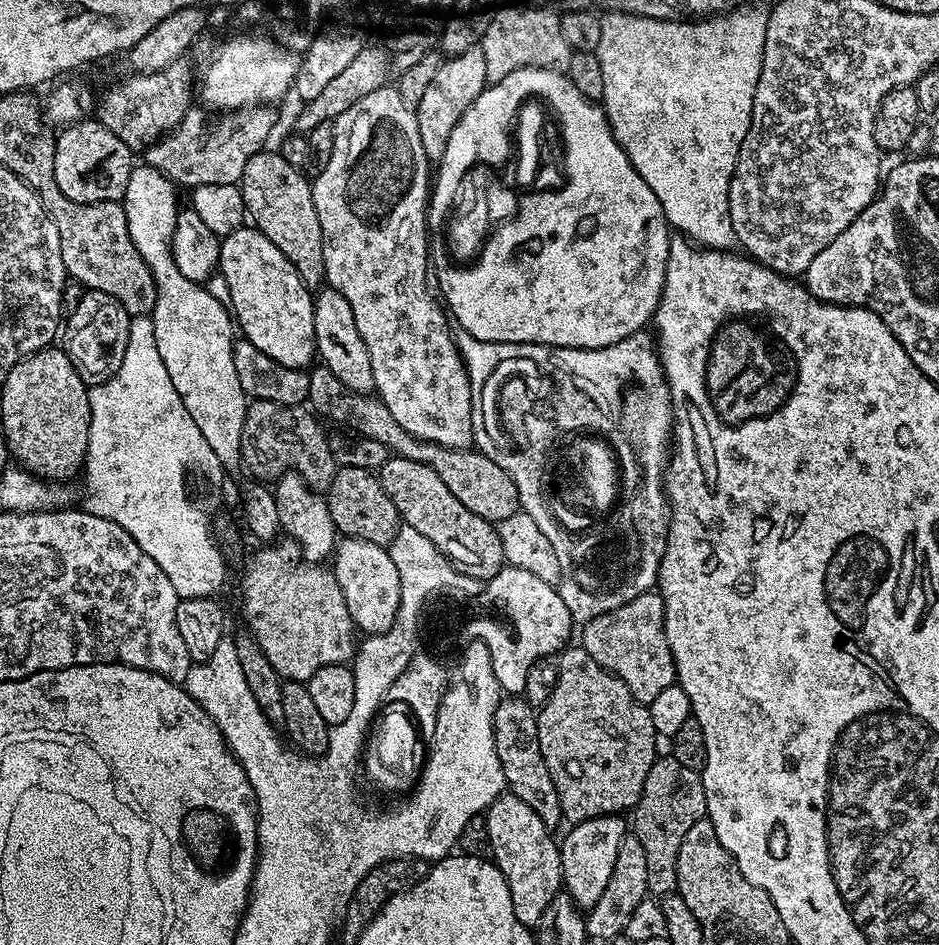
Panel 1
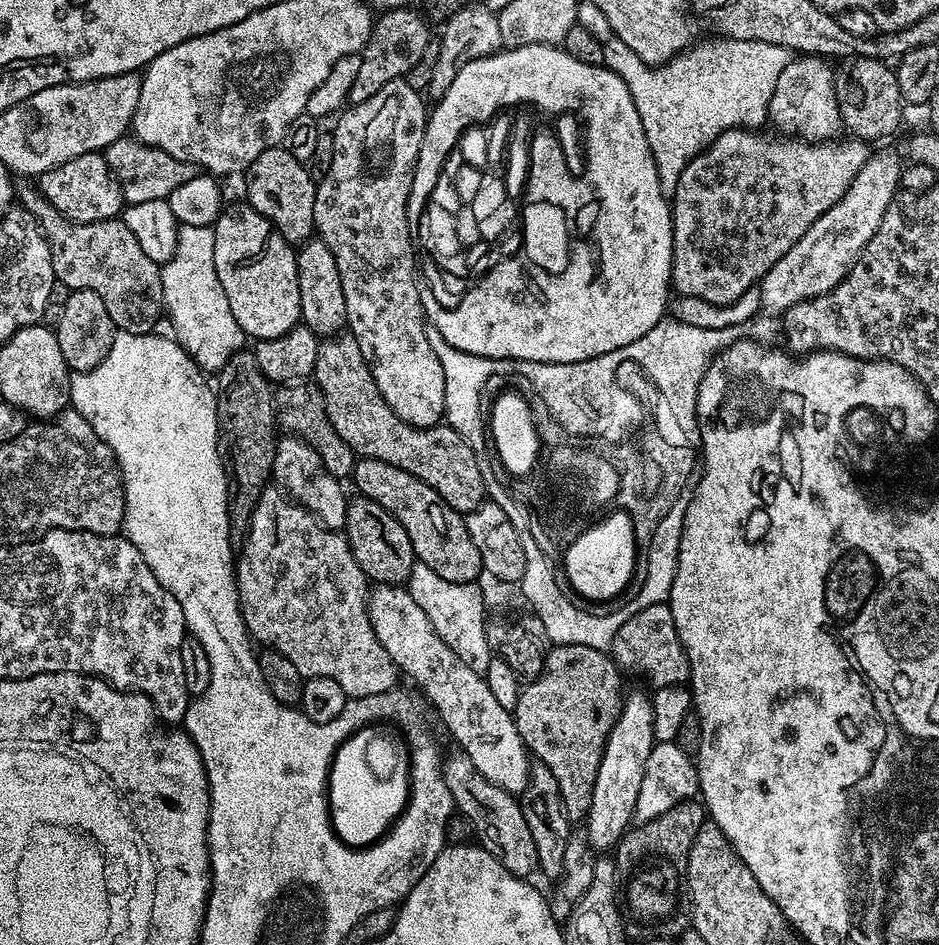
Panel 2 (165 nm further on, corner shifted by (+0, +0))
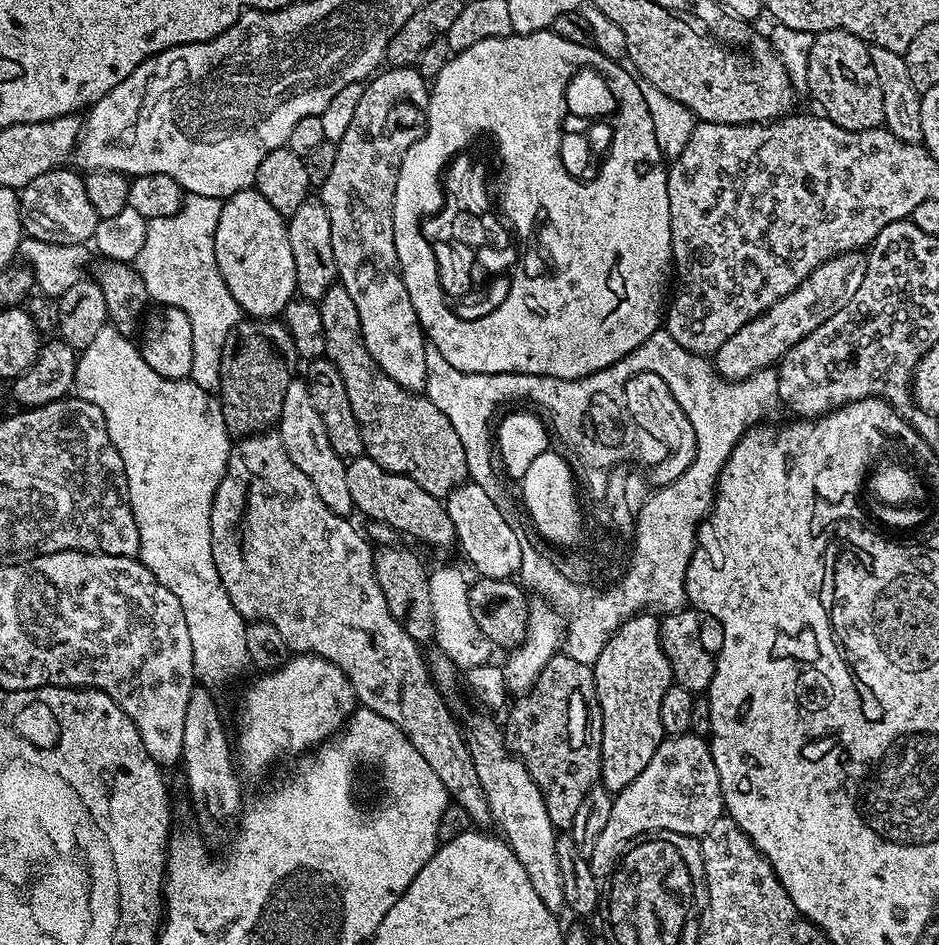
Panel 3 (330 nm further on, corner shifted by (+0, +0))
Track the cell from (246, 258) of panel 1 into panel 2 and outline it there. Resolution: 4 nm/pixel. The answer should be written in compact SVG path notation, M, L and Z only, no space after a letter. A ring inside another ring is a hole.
M246 202L231 204L221 211L211 227L218 282L222 282L222 290L226 290L226 302L230 302L230 310L245 337L253 341L278 338L301 323L297 249L287 244L258 210Z

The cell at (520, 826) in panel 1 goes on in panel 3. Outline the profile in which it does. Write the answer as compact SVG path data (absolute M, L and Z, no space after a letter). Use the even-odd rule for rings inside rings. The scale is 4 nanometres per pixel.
M275 431L257 432L255 436L237 439L233 443L232 453L228 456L228 469L224 471L222 482L218 482L218 490L214 494L214 502L210 510L210 546L214 566L218 570L218 578L226 590L226 594L230 594L230 602L234 602L234 610L238 610L238 614L242 614L245 621L265 620L270 622L270 626L274 626L274 630L282 633L282 642L286 642L286 646L293 653L317 656L338 666L338 670L342 670L342 674L346 674L352 691L356 693L357 701L363 707L374 710L374 714L382 714L382 718L390 718L390 722L394 722L407 734L414 750L418 750L418 754L422 754L422 758L426 758L426 762L430 762L430 770L434 770L434 774L438 774L438 779L442 781L442 786L446 786L451 803L455 807L457 804L476 823L473 825L491 825L492 811L486 802L482 782L478 782L478 770L474 770L474 762L470 758L470 750L462 735L462 728L460 732L451 710L448 709L447 702L440 697L441 689L434 683L429 665L426 660L424 664L423 656L416 649L419 648L417 641L412 640L410 634L406 634L403 626L390 614L390 606L386 606L386 597L382 595L382 590L378 586L374 574L373 545L366 539L363 531L356 532L352 522L347 516L334 514L334 510L330 510L330 506L326 506L326 502L322 502L322 498L318 498L310 478L306 478L306 474L302 474L302 470L298 470L298 466L294 466L294 462L290 462L290 454L286 454L286 446L282 446L282 438Z

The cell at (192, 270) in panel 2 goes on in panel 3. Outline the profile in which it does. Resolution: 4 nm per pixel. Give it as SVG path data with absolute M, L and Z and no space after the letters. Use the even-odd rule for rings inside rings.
M189 195L174 214L148 221L146 242L134 261L149 297L157 305L178 307L190 320L193 330L190 379L213 394L220 391L220 359L222 346L226 346L226 334L230 334L242 318L238 302L234 302L234 294L230 294L214 254L214 234L221 214L222 201L218 198Z

